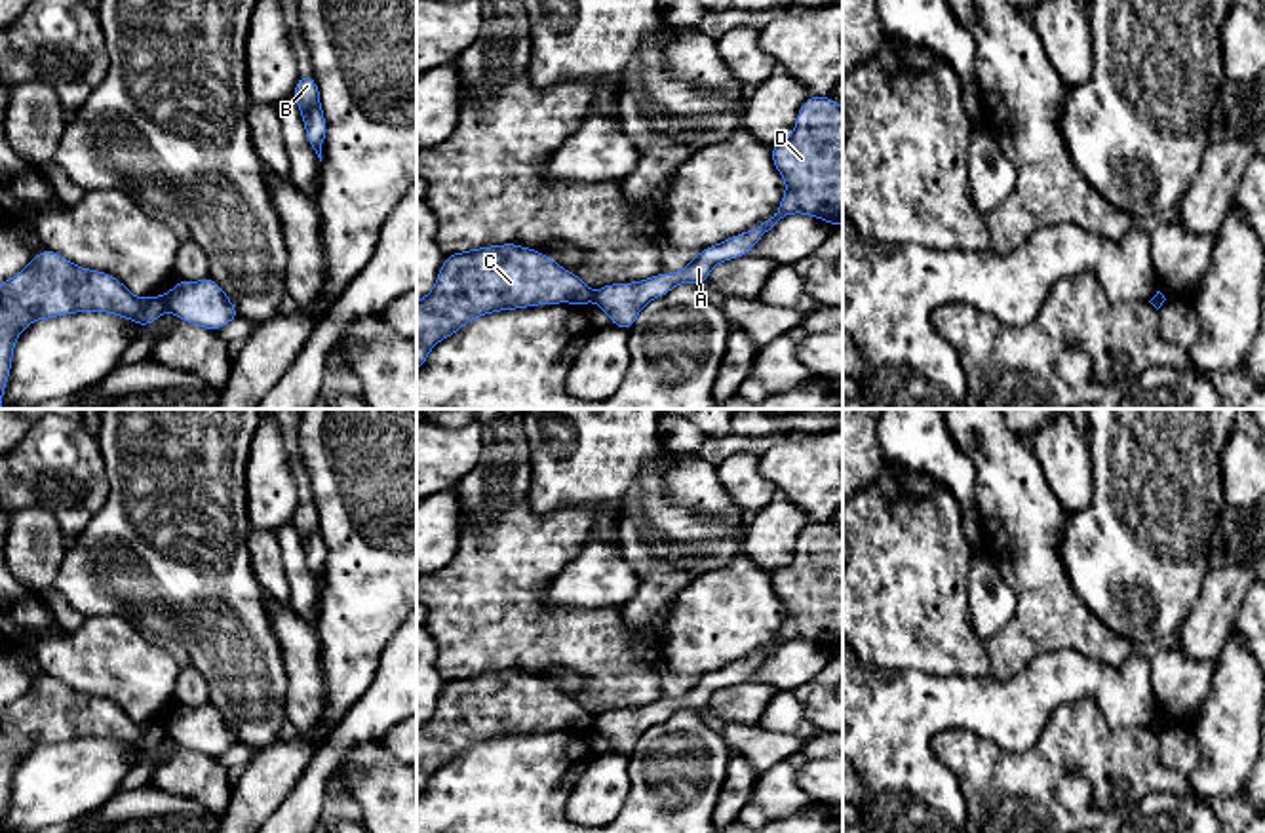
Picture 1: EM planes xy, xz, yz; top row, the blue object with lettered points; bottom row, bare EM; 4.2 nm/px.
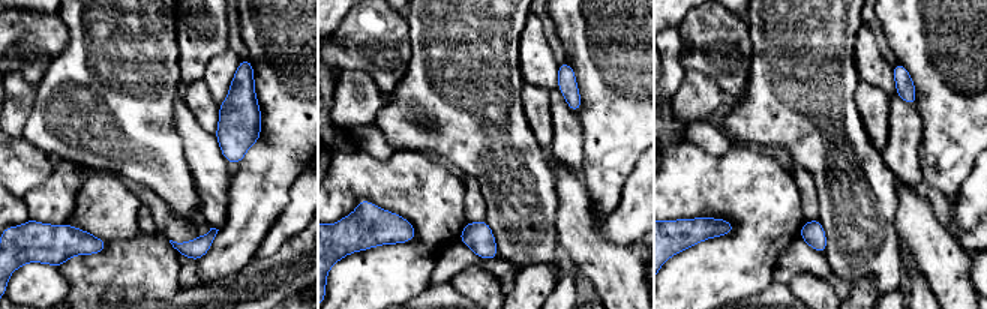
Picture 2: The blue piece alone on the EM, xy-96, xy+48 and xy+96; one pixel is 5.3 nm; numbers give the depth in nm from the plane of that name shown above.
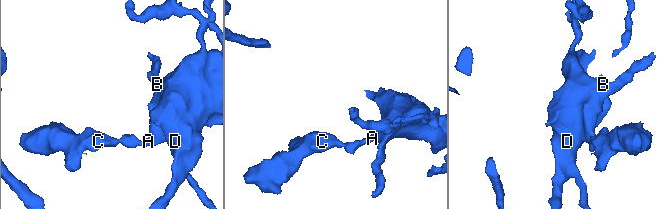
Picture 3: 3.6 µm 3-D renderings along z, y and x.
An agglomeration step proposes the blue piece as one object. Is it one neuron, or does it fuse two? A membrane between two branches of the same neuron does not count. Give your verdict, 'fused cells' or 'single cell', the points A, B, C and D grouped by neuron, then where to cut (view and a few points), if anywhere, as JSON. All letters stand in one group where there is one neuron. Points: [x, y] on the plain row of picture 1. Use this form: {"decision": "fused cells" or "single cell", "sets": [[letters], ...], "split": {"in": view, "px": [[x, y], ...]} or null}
{"decision": "fused cells", "sets": [["A", "B", "D"], ["C"]], "split": {"in": "xy", "px": [[164, 723], [168, 735]]}}

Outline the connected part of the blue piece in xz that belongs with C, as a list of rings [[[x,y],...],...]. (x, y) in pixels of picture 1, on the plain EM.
[[[502,669],[447,681],[436,711],[417,728],[417,797],[439,766],[474,744],[592,725],[584,706],[538,675]]]

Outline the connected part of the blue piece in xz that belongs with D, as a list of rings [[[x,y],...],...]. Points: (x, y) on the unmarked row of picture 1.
[[[810,521],[797,538],[793,559],[770,572],[772,590],[786,607],[776,639],[717,671],[702,675],[683,696],[632,709],[609,709],[594,719],[611,749],[630,757],[639,738],[679,709],[702,711],[715,690],[746,683],[784,643],[803,639],[837,652],[843,649],[843,534],[827,521]]]

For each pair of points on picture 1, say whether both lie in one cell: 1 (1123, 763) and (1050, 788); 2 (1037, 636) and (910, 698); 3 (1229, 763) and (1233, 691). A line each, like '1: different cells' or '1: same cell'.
1: same cell
2: different cells
3: same cell

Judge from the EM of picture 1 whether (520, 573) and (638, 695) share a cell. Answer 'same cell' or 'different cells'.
same cell

